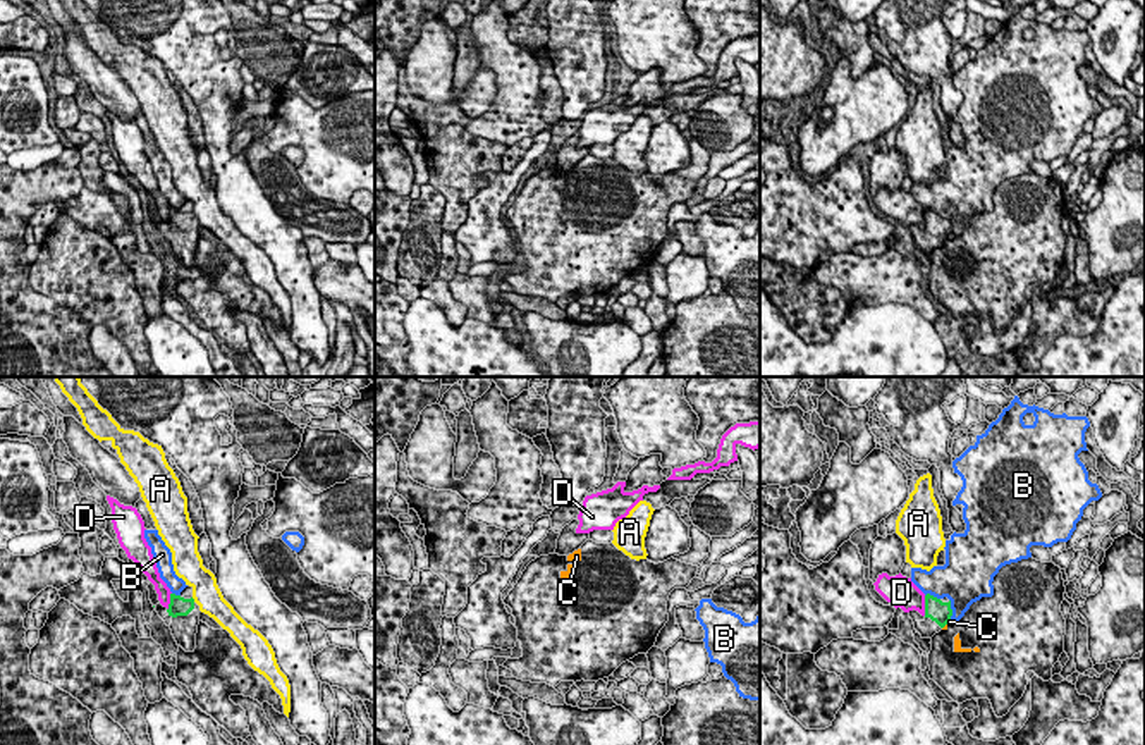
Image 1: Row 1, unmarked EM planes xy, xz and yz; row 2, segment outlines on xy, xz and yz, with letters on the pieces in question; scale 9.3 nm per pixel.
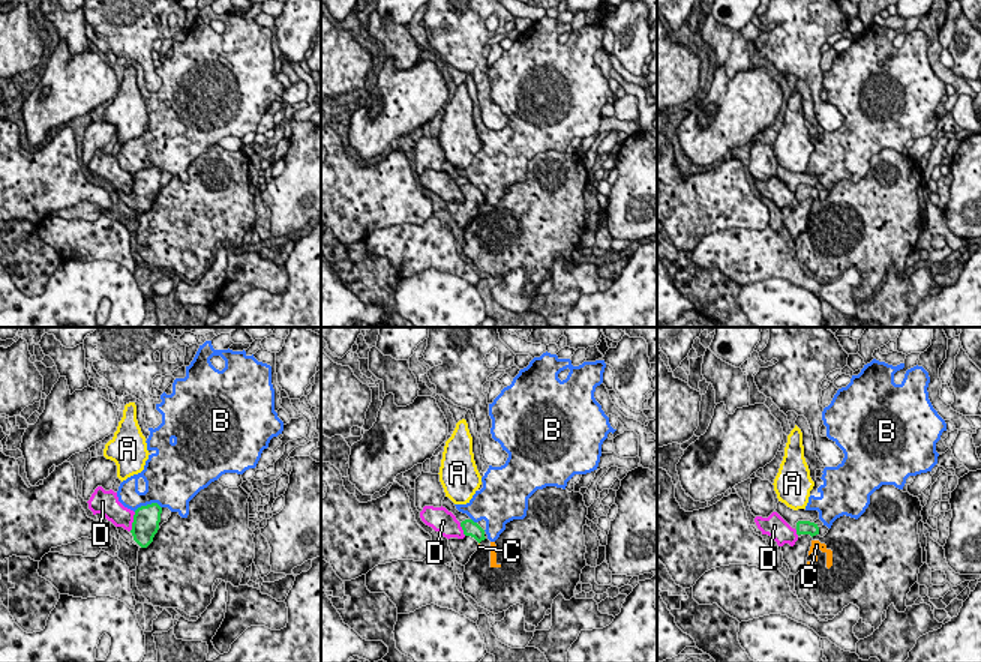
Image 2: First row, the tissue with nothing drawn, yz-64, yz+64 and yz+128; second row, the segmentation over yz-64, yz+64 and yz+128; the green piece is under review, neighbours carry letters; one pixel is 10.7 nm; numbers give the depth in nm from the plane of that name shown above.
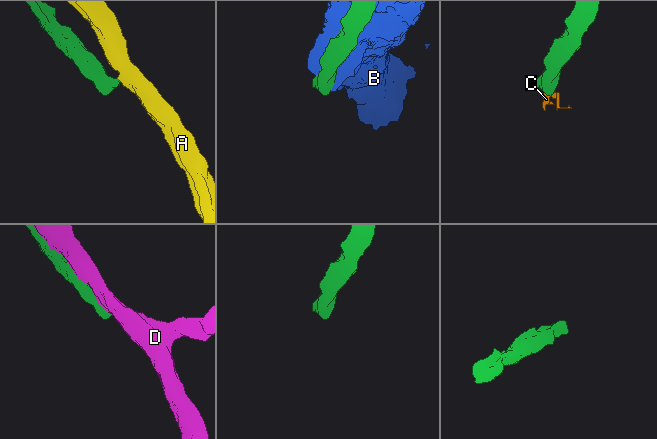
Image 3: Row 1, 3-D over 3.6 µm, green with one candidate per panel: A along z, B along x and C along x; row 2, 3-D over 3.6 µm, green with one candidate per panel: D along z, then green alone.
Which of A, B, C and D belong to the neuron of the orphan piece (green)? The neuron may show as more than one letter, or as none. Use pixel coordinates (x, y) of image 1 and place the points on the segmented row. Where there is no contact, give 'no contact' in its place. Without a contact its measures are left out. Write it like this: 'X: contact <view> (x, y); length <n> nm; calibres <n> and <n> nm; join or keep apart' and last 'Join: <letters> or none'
A: contact xy (193, 599); length 60 nm; calibres 190 and 260 nm; keep apart
B: contact yz (951, 609); length 200 nm; calibres 200 and 360 nm; keep apart
C: contact yz (946, 623); length 120 nm; calibres 200 and 30 nm; keep apart
D: contact yz (925, 606); length 190 nm; calibres 200 and 280 nm; keep apart
Join: none

